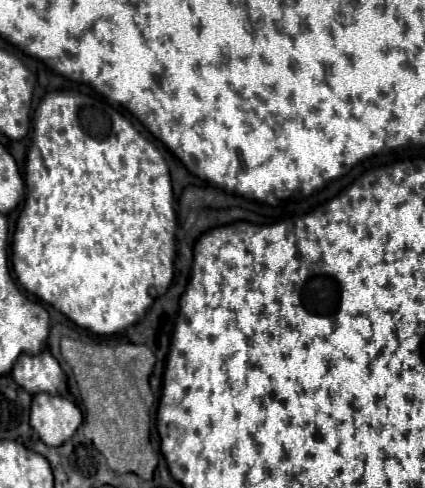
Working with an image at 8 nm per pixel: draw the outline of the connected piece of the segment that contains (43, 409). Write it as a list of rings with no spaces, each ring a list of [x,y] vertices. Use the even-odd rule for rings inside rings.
[[[38,393],[32,399],[30,425],[48,447],[58,447],[82,425],[82,413],[78,405],[66,397]]]

